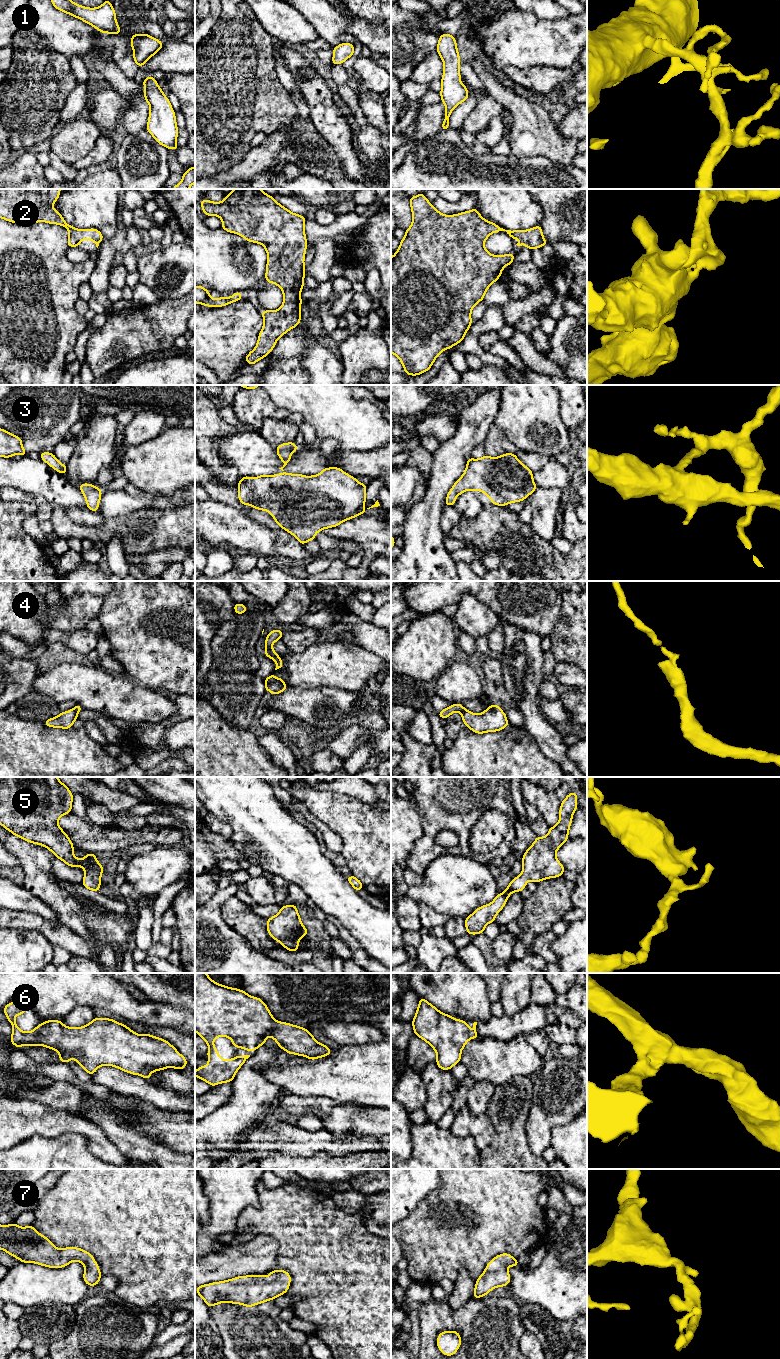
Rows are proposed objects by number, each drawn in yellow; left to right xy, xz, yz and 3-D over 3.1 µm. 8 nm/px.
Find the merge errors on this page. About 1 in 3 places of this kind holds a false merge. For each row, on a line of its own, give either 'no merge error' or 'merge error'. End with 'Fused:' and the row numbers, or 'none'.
1: no merge error
2: no merge error
3: no merge error
4: merge error
5: no merge error
6: no merge error
7: no merge error
Fused: 4

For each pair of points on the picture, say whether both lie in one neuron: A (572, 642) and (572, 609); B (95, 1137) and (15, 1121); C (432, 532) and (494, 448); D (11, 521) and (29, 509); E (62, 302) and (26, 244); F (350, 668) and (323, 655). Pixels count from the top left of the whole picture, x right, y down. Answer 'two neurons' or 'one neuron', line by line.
A: one neuron
B: one neuron
C: two neurons
D: one neuron
E: one neuron
F: one neuron

